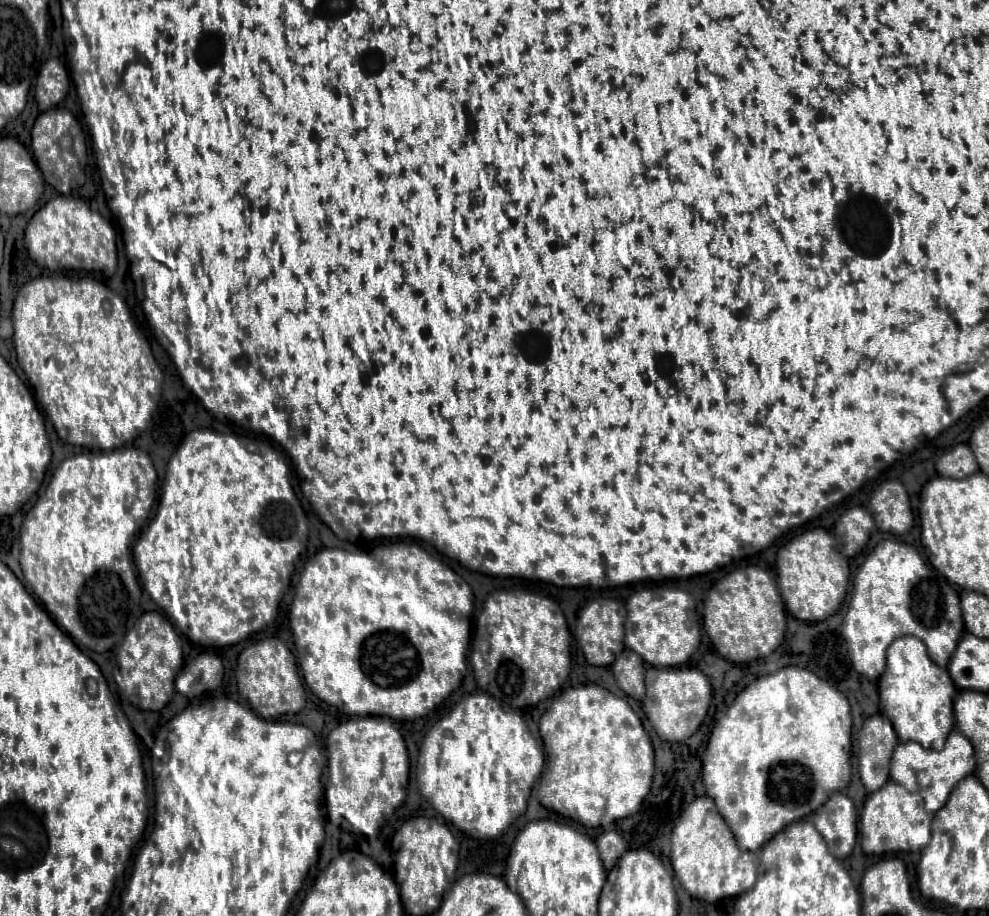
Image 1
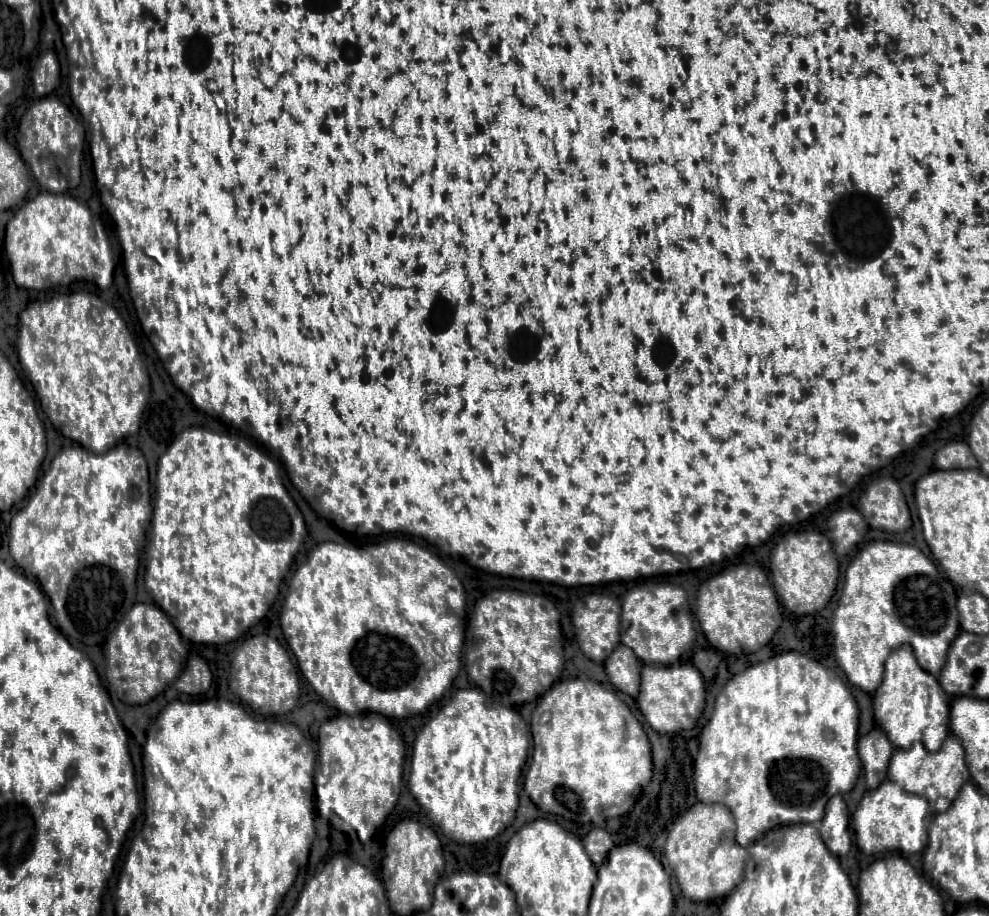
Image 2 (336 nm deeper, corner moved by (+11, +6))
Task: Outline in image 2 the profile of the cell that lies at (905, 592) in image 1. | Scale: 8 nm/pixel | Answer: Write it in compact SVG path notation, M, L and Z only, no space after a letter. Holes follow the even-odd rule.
M871 542L865 546L851 566L845 572L845 586L839 600L839 606L833 614L833 646L835 658L845 676L853 686L859 686L863 692L873 694L883 678L883 664L891 650L909 644L921 668L925 672L939 676L949 644L959 634L959 620L957 620L957 594L953 584L945 578L943 572L935 570L935 564L915 546L895 544L895 542Z

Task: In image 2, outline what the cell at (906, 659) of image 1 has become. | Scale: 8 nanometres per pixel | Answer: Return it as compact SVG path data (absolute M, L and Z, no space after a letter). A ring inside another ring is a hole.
M905 644L893 650L885 662L883 682L873 700L875 722L895 748L911 748L915 742L923 742L927 750L935 752L949 736L949 702L951 700L945 696L937 678L917 664L913 650Z

